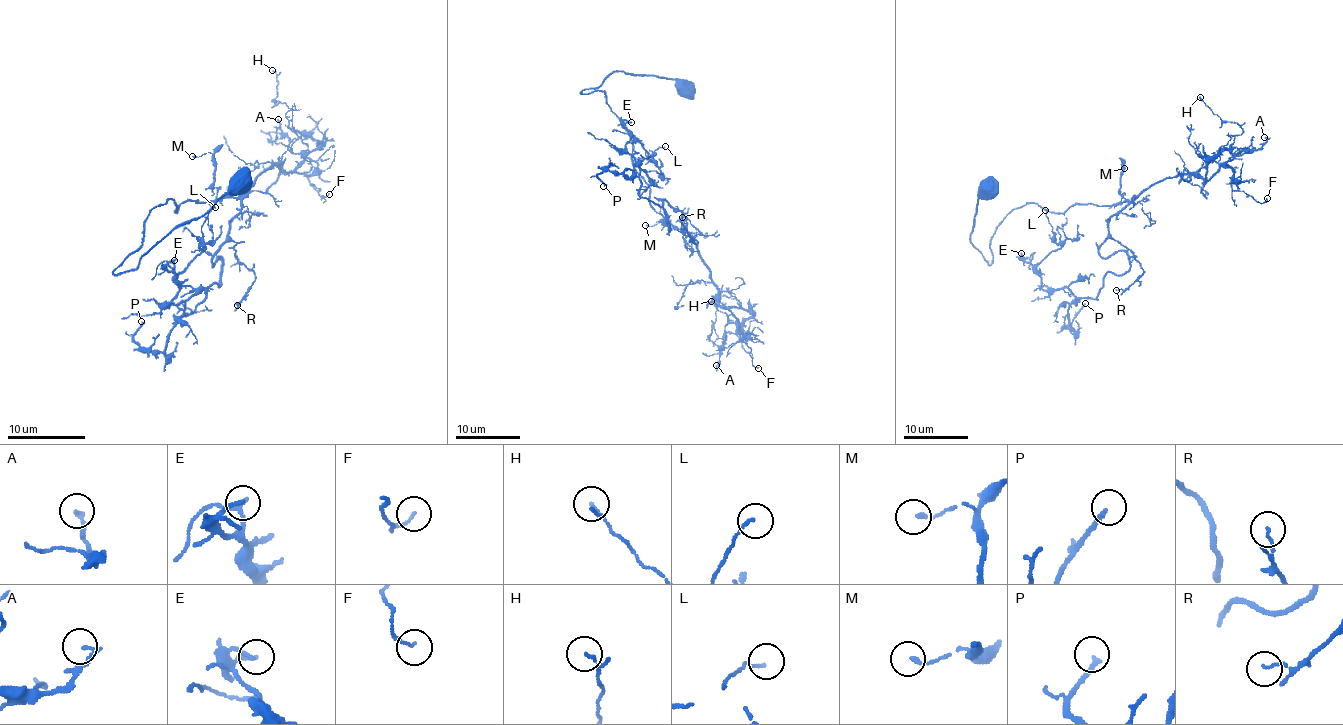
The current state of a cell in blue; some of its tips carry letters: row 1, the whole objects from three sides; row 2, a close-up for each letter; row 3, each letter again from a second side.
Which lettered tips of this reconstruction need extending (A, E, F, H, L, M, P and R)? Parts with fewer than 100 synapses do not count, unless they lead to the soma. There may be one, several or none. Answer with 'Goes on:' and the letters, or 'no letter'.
Goes on: no letter

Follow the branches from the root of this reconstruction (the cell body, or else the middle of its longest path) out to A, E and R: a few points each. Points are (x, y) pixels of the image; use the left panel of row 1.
A: (241, 184), (114, 272), (157, 205), (241, 198), (266, 168), (289, 172), (303, 156), (278, 119)
E: (241, 184), (114, 272), (157, 205), (241, 199), (211, 260), (221, 284), (186, 315), (168, 305), (174, 260)
R: (241, 184), (114, 272), (157, 205), (239, 198), (229, 237), (254, 280), (237, 305)

